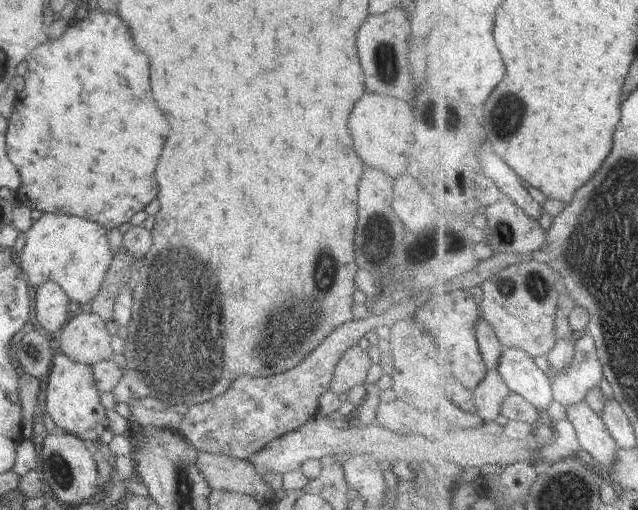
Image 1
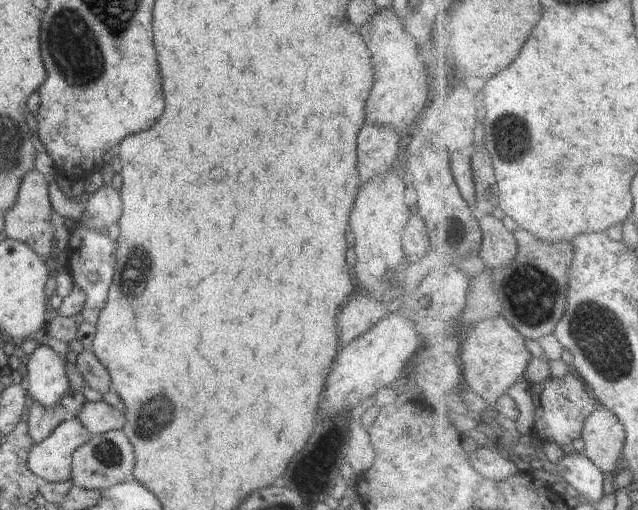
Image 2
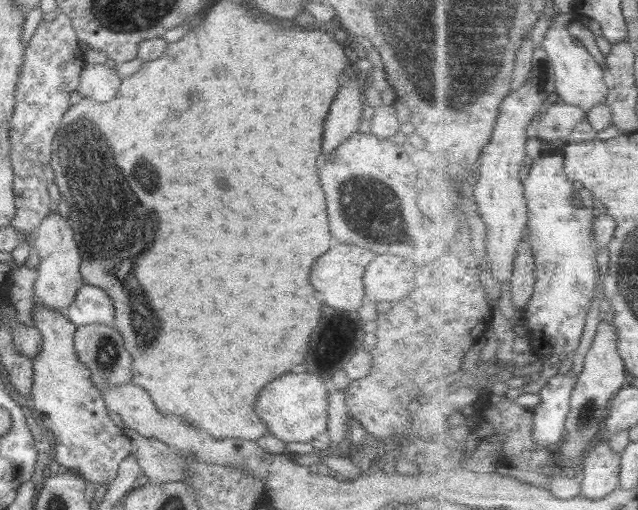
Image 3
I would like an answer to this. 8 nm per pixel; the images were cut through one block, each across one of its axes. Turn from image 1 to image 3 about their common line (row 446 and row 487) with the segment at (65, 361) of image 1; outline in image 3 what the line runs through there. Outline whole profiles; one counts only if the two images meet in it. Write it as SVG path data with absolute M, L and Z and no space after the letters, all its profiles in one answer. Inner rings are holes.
M38 300L33 310L33 322L35 322L33 326L41 332L42 344L41 351L31 364L34 376L29 403L40 414L44 427L51 430L56 438L56 448L52 458L54 466L76 471L86 482L94 482L106 490L116 478L119 464L135 448L126 436L125 430L116 426L114 420L110 419L109 410L101 395L102 392L90 380L90 371L86 365L78 361L73 339L77 326L72 324L64 313L59 313Z

